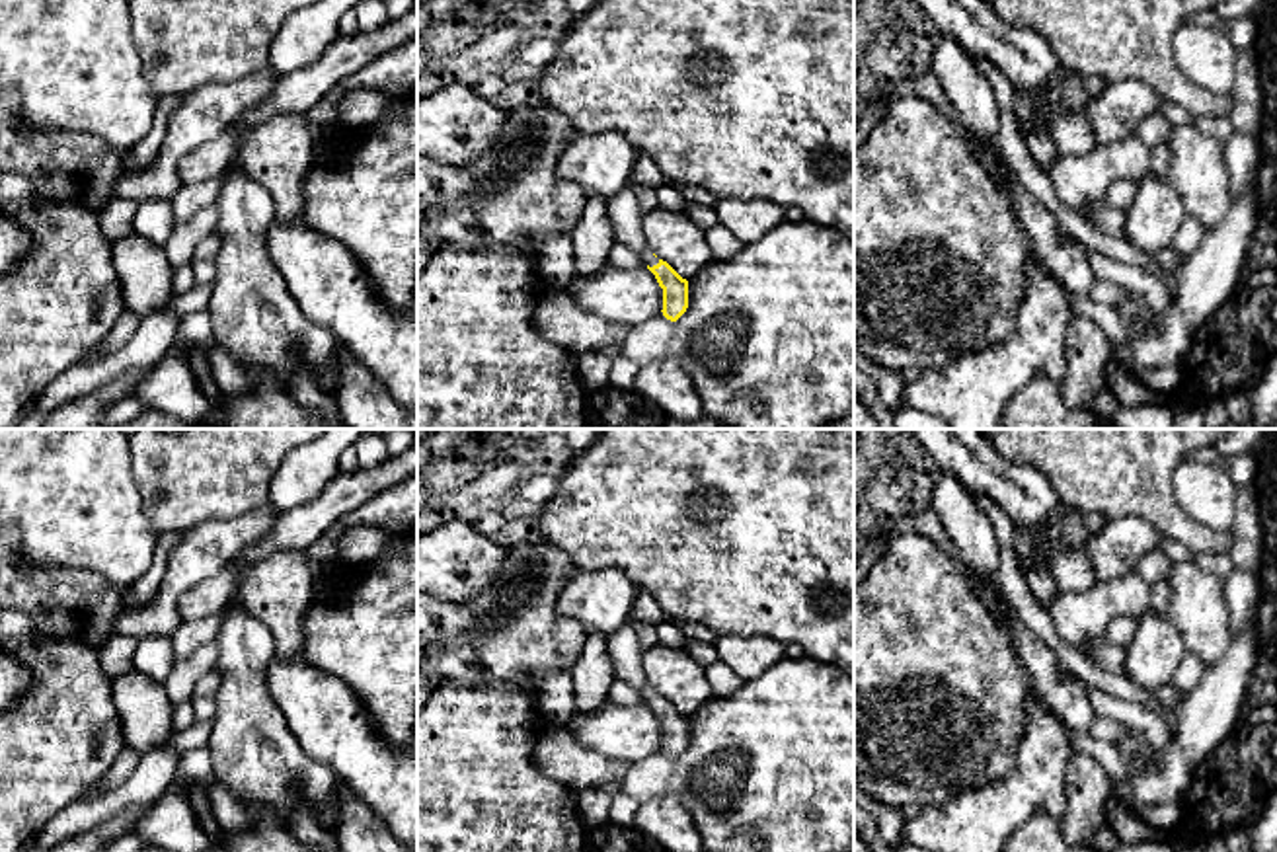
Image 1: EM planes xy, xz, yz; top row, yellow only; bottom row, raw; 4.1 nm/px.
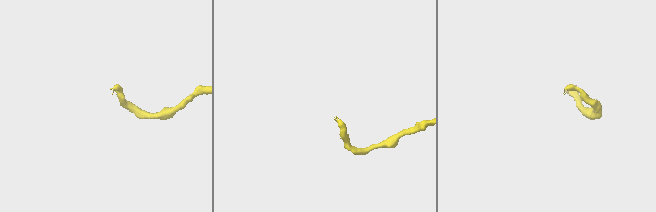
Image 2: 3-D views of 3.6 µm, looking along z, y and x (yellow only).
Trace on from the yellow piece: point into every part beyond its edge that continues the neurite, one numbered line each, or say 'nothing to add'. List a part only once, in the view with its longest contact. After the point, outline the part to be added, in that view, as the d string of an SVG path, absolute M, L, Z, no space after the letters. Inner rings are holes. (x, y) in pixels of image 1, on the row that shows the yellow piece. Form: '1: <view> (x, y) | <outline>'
1: xz (624, 211) | M624 187L614 199L608 201L608 216L612 222L614 242L624 244L638 252L649 267L659 263L645 242L641 226L643 209L632 187Z

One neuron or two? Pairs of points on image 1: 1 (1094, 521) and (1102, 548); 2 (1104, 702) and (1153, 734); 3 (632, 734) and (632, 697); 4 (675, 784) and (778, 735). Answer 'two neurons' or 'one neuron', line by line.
1: two neurons
2: one neuron
3: two neurons
4: one neuron

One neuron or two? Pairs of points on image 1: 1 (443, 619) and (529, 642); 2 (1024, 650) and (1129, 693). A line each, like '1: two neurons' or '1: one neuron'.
1: one neuron
2: two neurons

